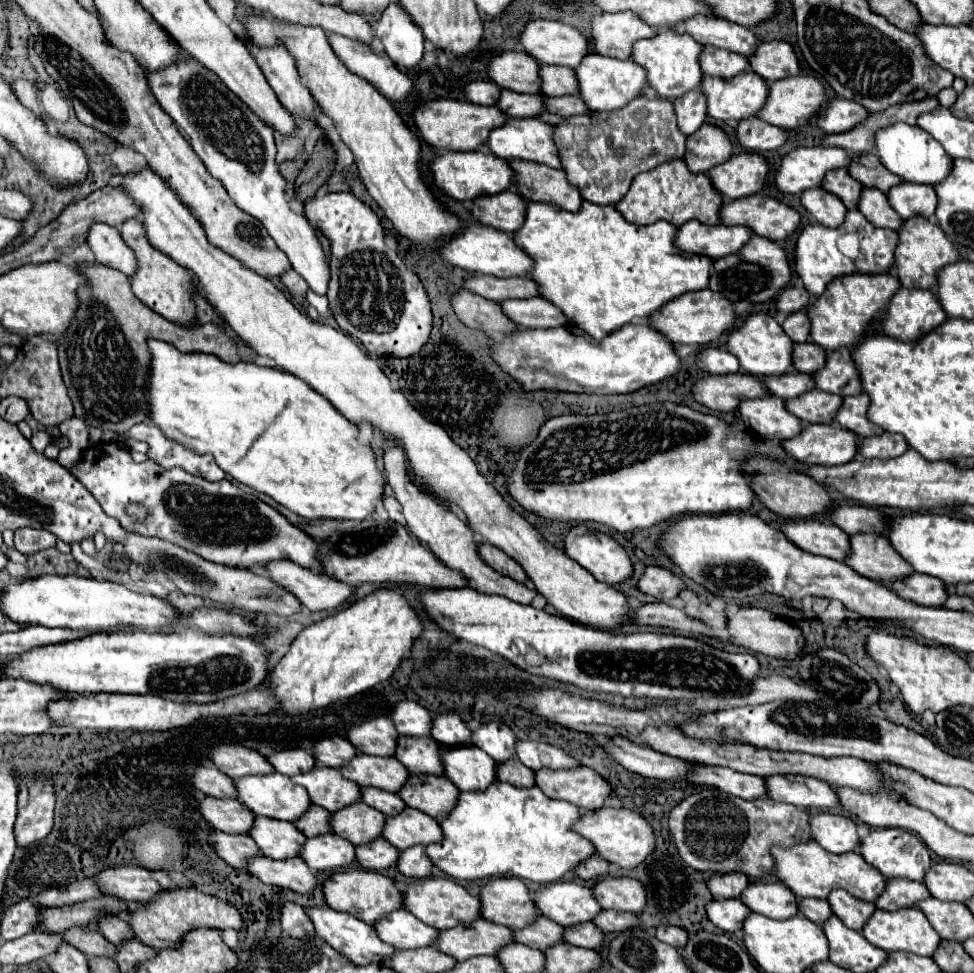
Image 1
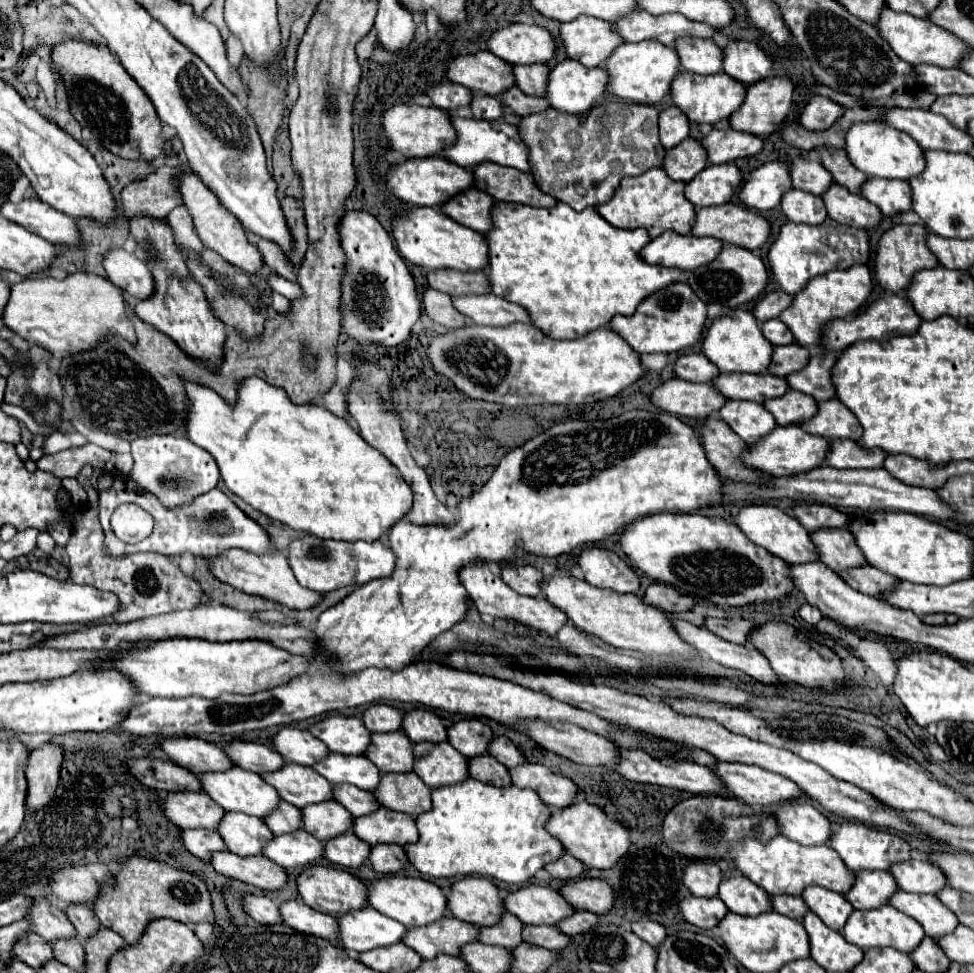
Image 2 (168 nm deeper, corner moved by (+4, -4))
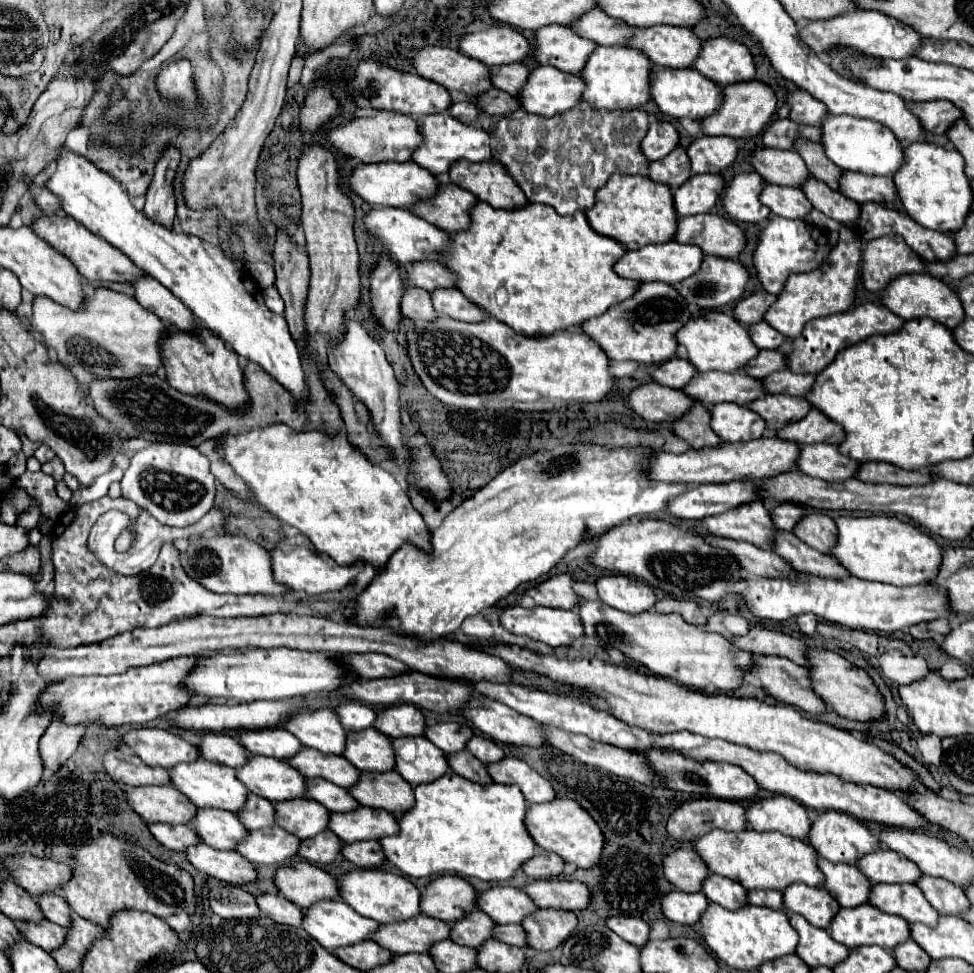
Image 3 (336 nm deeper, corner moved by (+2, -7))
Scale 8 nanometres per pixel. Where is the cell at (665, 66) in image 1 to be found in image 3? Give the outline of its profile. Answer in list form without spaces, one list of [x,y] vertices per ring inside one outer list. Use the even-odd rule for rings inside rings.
[[[598,47],[586,67],[582,69],[580,77],[586,81],[586,91],[582,95],[584,101],[592,103],[598,109],[636,109],[648,103],[650,99],[650,77],[654,71],[654,63],[650,57],[632,47]]]

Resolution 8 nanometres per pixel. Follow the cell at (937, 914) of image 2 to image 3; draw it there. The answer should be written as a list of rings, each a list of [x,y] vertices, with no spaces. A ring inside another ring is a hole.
[[[874,885],[870,893],[870,903],[884,913],[898,915],[908,923],[924,923],[928,927],[938,925],[938,911],[930,907],[928,899],[922,895],[918,885]]]

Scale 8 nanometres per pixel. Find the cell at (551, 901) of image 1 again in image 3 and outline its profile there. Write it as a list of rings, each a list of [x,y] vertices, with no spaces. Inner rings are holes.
[[[492,887],[478,897],[478,907],[496,923],[522,923],[524,917],[538,911],[536,903],[516,887]]]

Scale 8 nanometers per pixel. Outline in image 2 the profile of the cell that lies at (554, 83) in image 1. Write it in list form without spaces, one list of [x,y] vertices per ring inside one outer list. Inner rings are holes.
[[[532,64],[532,66],[512,66],[516,86],[530,94],[530,96],[544,96],[546,94],[546,80],[548,80],[548,66],[546,64]]]

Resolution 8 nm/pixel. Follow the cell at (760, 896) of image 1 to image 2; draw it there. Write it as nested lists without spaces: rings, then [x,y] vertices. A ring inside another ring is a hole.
[[[746,876],[724,878],[718,888],[718,898],[728,906],[728,910],[742,916],[758,916],[770,910],[770,896],[756,888]]]

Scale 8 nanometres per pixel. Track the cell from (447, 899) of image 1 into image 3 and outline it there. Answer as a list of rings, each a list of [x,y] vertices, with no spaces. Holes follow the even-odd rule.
[[[358,869],[340,879],[340,897],[354,907],[364,917],[370,917],[378,923],[402,923],[420,915],[422,893],[406,877],[396,873],[386,873],[378,869]]]

